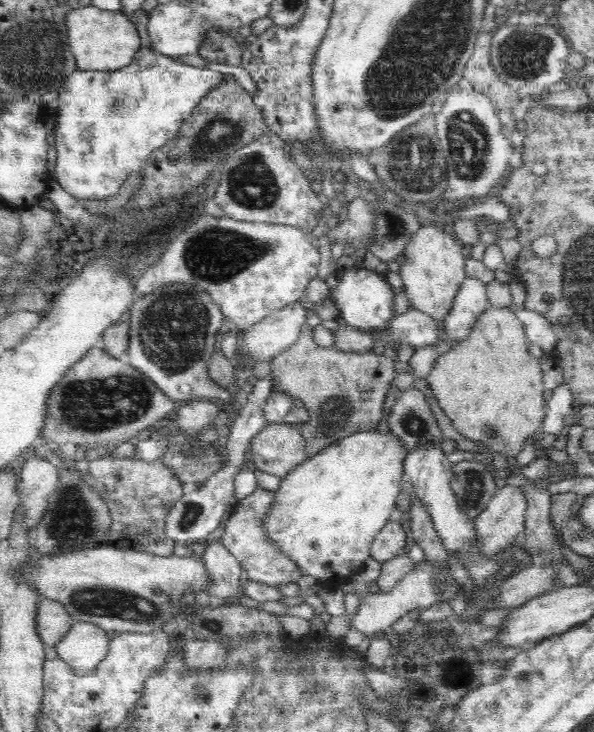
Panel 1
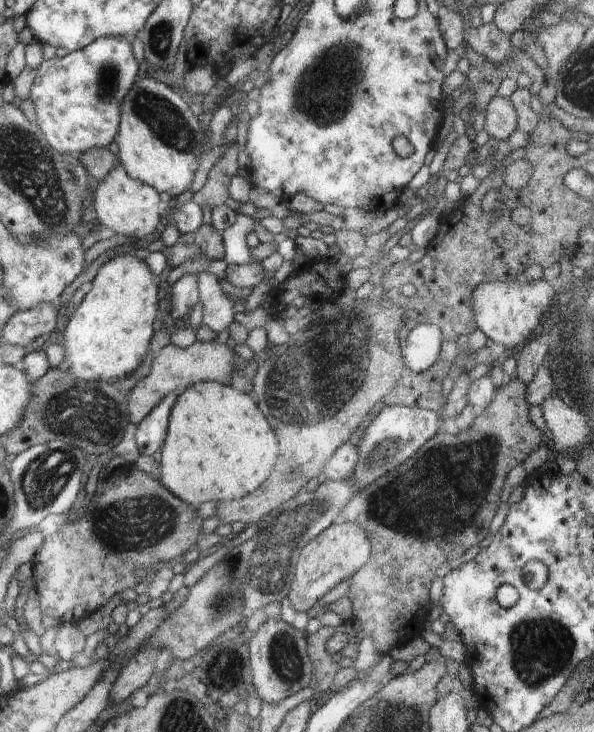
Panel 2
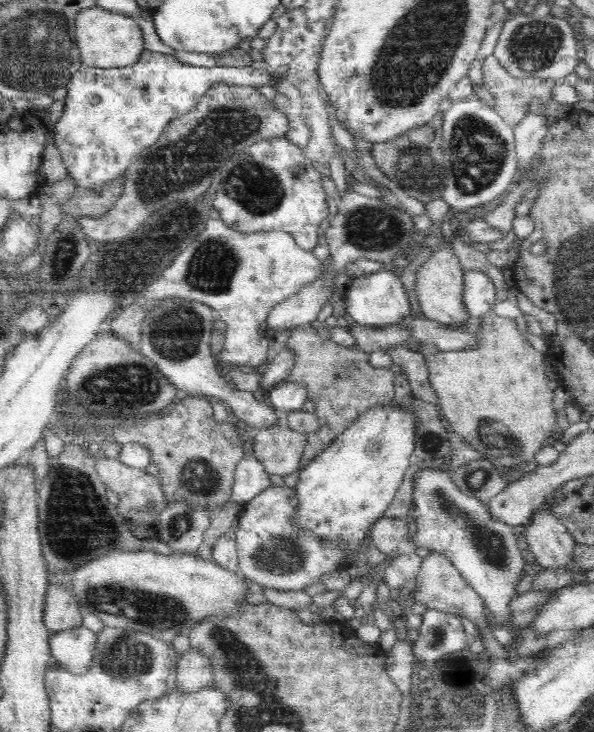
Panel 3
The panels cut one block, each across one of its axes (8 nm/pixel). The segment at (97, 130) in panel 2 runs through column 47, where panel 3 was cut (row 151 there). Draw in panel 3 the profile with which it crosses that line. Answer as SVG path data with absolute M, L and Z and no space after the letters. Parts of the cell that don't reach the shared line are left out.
M144 49L140 58L130 65L103 69L82 65L78 72L66 84L62 116L54 124L55 146L60 150L62 162L68 175L76 179L76 188L101 190L108 181L122 177L132 161L145 148L152 146L163 133L164 127L179 116L192 110L216 83L236 86L272 86L272 75L252 65L245 67L200 67L184 63L172 55L152 52Z

